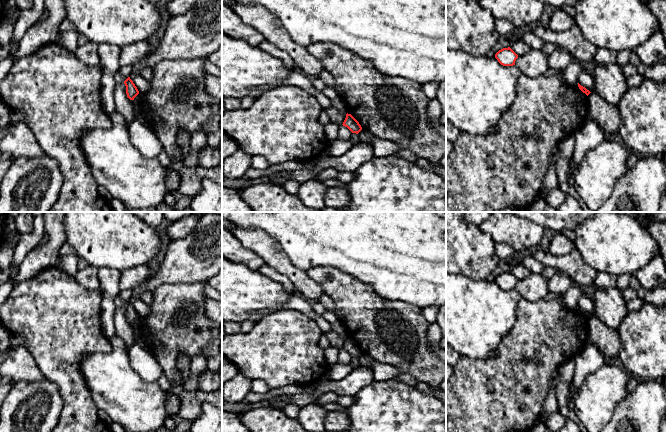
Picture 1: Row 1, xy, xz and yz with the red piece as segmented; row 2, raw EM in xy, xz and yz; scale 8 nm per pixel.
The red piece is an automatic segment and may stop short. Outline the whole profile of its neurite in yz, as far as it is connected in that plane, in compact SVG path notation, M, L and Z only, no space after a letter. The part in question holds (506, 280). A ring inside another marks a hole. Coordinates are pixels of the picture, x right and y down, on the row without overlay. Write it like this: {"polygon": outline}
{"polygon": "M503 272L495 278L495 282L503 290L513 290L518 279L510 272Z"}

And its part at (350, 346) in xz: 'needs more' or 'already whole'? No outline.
already whole

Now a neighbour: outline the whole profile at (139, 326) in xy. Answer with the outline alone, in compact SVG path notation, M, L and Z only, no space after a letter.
M138 318L134 322L133 327L136 335L136 342L142 344L152 356L155 356L157 352L154 350L154 345L151 341L151 338L146 334L147 328L143 319Z

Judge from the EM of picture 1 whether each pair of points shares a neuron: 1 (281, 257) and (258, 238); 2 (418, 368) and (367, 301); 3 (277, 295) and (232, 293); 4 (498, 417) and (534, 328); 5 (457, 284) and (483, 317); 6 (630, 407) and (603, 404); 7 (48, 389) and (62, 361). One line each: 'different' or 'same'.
1: same
2: same
3: same
4: same
5: same
6: different
7: different

